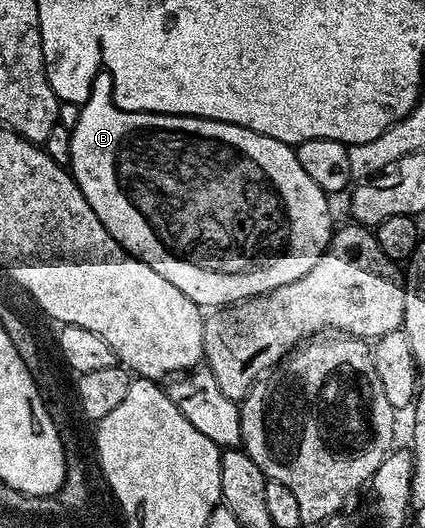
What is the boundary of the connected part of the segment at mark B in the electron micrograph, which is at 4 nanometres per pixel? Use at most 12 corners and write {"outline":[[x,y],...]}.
{"outline":[[80,103],[67,167],[202,308],[315,268],[330,195],[290,143]]}

